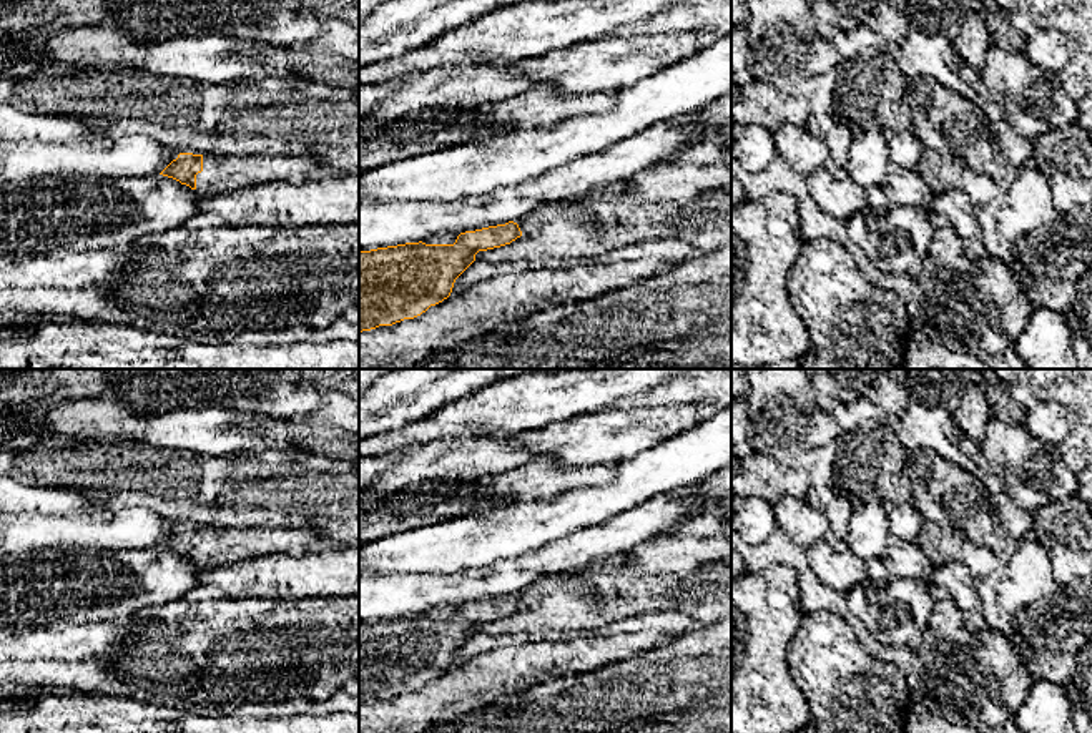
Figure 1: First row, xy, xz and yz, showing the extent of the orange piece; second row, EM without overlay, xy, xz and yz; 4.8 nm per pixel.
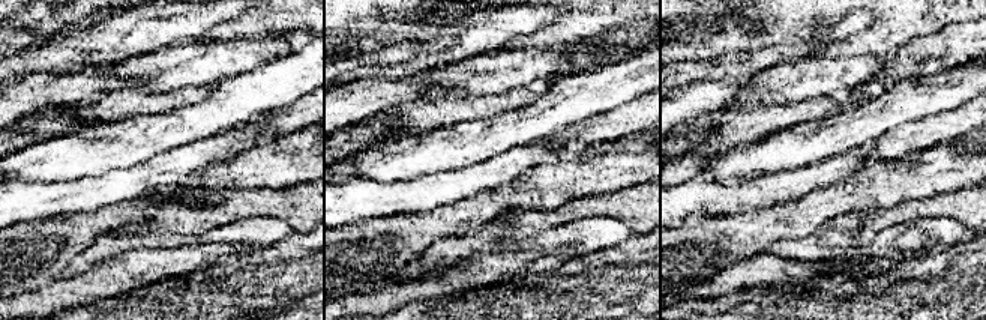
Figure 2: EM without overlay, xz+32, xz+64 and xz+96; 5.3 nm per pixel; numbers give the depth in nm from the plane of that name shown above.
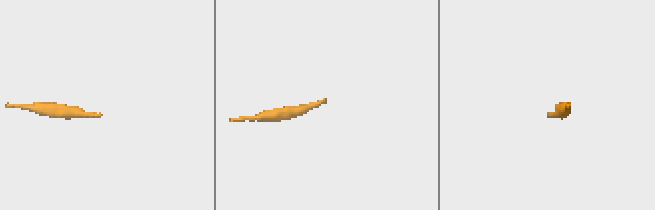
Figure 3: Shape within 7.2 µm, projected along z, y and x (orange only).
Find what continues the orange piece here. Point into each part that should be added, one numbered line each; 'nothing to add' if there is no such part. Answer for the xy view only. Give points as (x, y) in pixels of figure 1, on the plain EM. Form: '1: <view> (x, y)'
1: xy (221, 546)

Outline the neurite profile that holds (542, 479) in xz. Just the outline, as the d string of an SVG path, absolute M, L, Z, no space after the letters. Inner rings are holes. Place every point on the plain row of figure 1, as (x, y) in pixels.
M537 460L502 474L480 479L482 492L500 499L552 499L568 490L607 484L615 475L615 464L560 465Z

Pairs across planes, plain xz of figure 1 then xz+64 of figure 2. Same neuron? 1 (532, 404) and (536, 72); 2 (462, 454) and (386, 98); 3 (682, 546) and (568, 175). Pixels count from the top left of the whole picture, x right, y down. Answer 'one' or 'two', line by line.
1: two
2: one
3: one

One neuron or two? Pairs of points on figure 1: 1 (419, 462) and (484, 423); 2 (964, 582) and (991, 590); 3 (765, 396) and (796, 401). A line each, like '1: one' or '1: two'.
1: two
2: two
3: one

